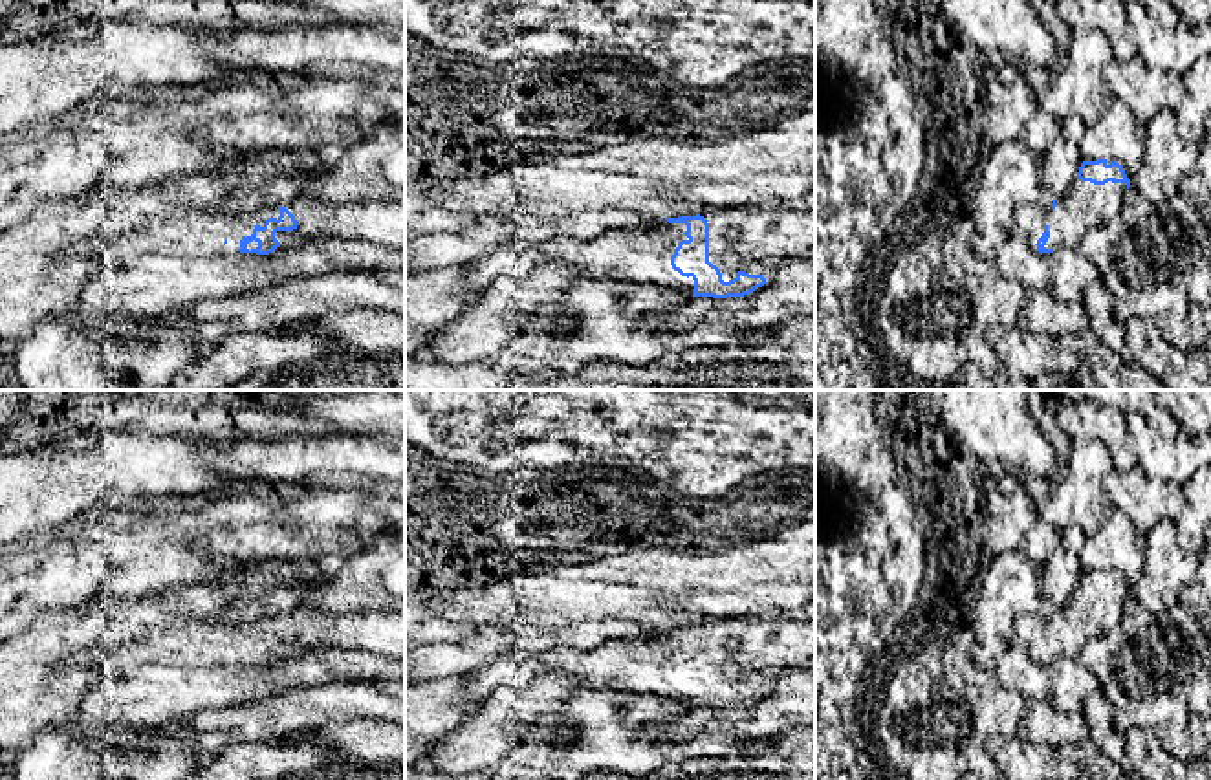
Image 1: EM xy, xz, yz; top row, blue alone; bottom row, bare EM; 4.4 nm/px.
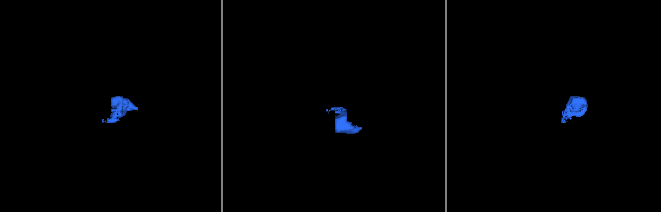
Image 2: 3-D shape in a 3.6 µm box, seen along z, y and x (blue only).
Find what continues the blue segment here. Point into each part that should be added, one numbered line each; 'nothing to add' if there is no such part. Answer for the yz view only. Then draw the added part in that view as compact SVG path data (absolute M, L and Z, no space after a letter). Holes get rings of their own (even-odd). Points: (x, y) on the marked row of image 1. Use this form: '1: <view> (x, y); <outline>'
1: yz (1085, 205); M1075 179L1072 187L1059 198L1055 198L1057 207L1048 209L1044 222L1050 231L1050 238L1046 242L1046 249L1055 247L1077 247L1086 233L1103 223L1110 222L1112 218L1121 214L1121 203L1125 198L1127 185L1125 183L1105 183L1094 185L1090 181Z

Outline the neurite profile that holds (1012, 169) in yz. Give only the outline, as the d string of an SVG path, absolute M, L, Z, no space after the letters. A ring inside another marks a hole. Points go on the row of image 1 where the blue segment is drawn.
M1008 141L995 145L993 152L982 163L980 185L987 190L991 187L1000 190L998 198L982 194L978 212L975 216L975 225L982 225L982 212L987 209L993 216L993 225L1002 234L995 244L1002 244L1009 236L1022 238L1037 255L1050 256L1048 253L1037 251L1037 240L1044 233L1044 216L1052 207L1055 196L1042 181L1041 161L1028 150L1020 141Z

